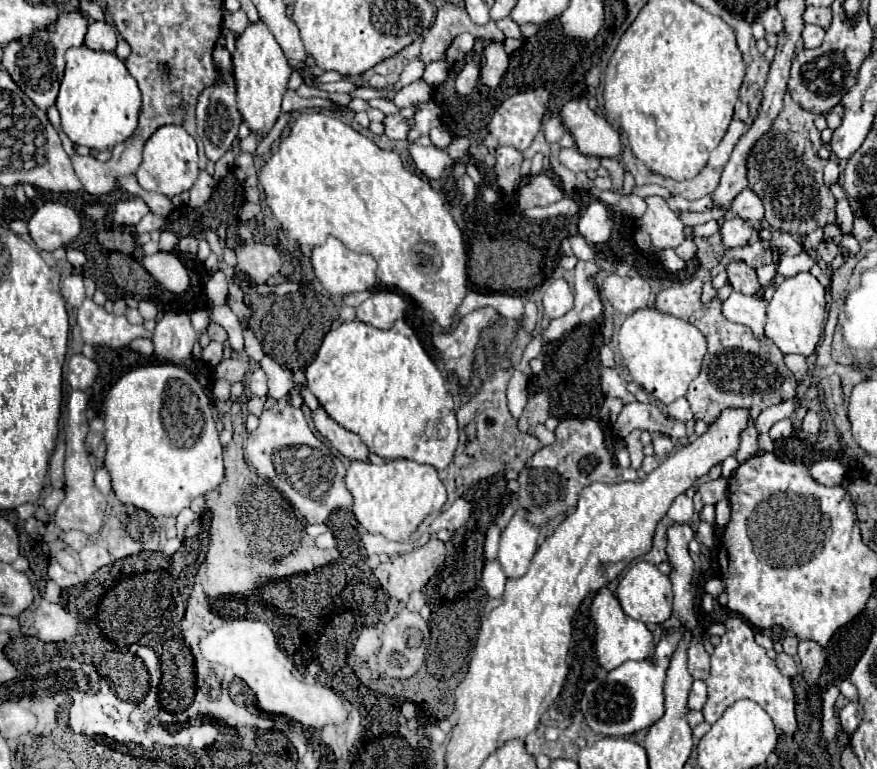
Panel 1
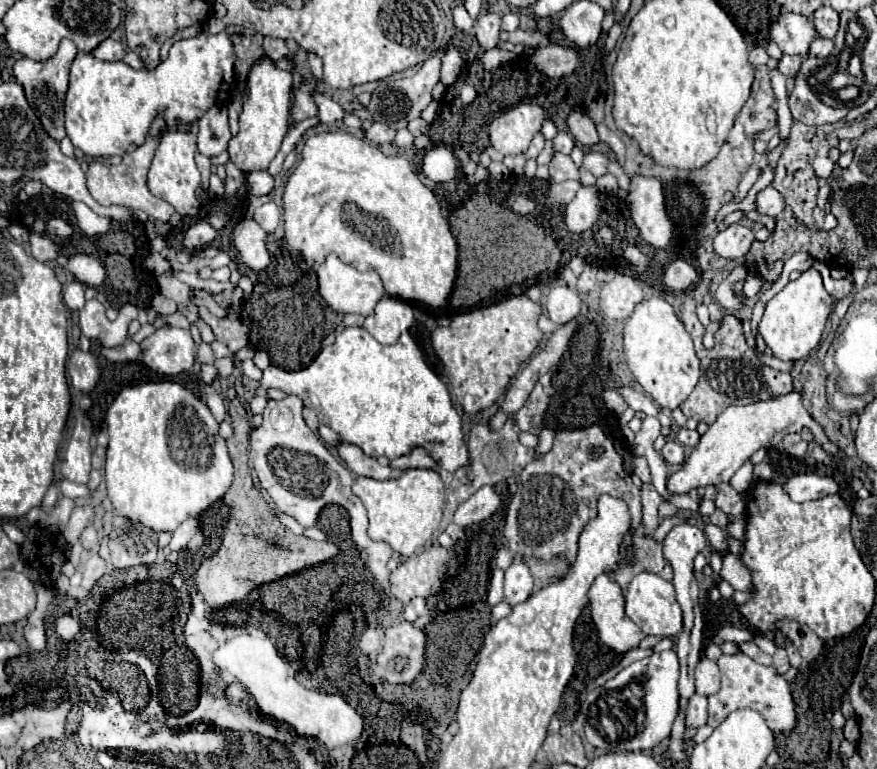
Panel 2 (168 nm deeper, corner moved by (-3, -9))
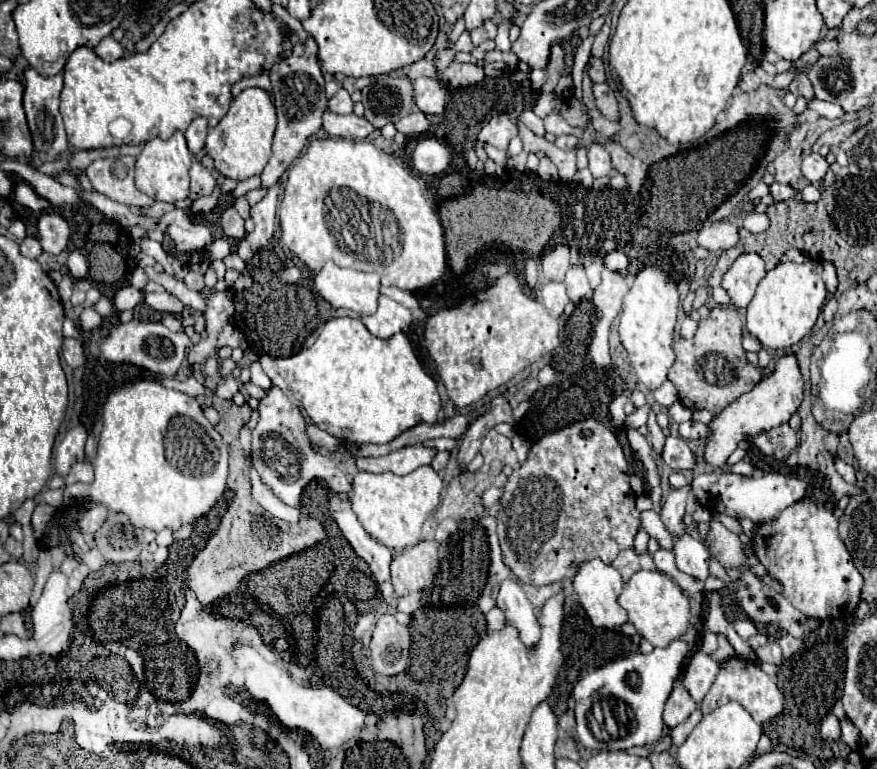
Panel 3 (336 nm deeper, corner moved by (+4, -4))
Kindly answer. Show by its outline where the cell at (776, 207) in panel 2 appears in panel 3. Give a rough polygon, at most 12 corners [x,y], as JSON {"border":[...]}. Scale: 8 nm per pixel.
{"border":[[771,184],[775,202],[795,198],[797,188],[785,184]]}

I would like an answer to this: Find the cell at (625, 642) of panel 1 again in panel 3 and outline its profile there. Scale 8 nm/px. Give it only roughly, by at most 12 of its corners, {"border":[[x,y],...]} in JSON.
{"border":[[599,558],[579,564],[577,600],[597,628],[617,628],[623,578]]}

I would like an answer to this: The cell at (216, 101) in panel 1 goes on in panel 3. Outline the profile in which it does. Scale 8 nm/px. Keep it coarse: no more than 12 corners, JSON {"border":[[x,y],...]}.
{"border":[[195,118],[185,130],[193,154],[203,150],[207,120]]}

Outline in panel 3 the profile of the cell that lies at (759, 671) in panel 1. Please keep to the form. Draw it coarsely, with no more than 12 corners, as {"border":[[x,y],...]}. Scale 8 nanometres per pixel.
{"border":[[753,660],[721,662],[701,702],[709,714],[731,700],[757,724],[783,710],[783,694]]}

